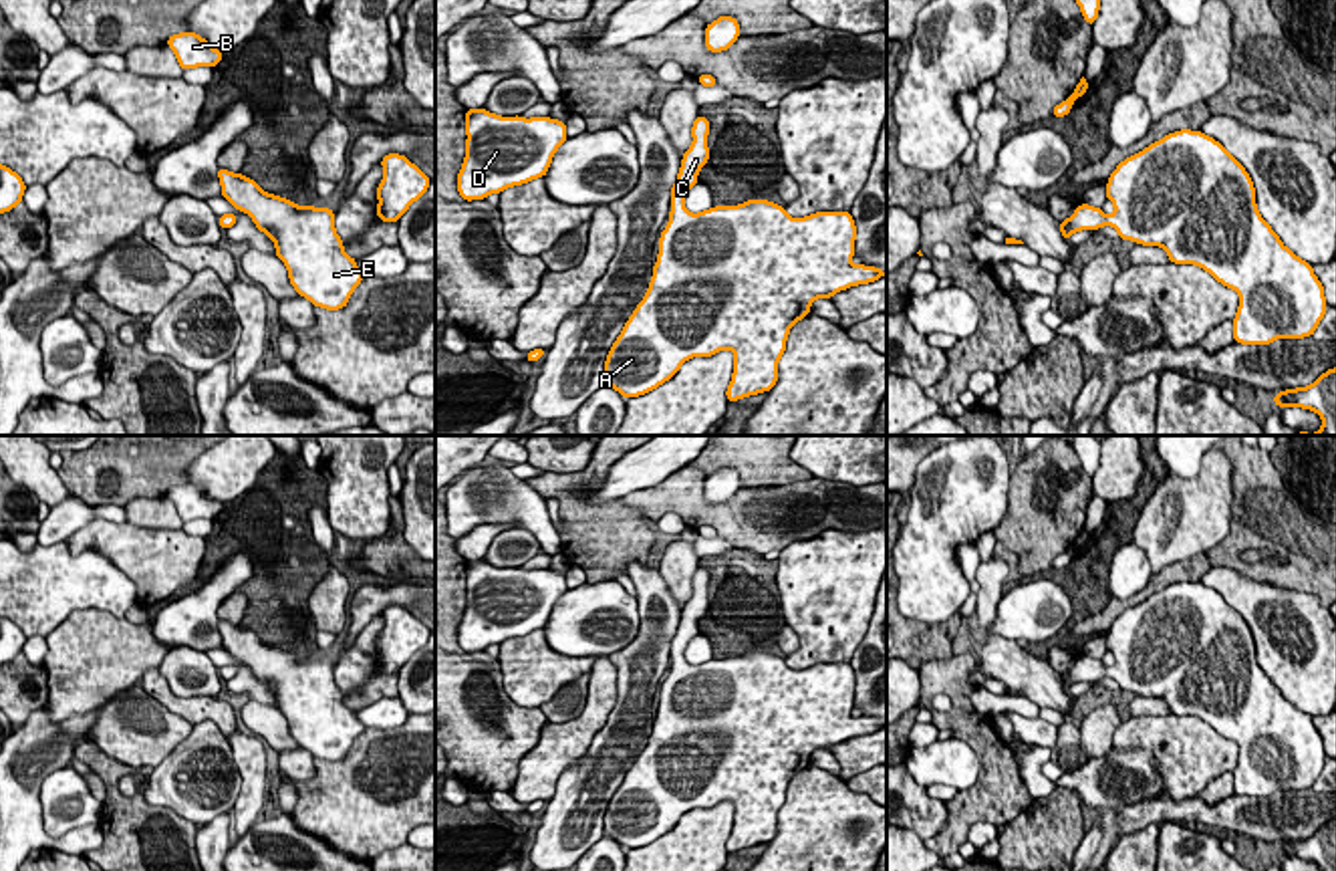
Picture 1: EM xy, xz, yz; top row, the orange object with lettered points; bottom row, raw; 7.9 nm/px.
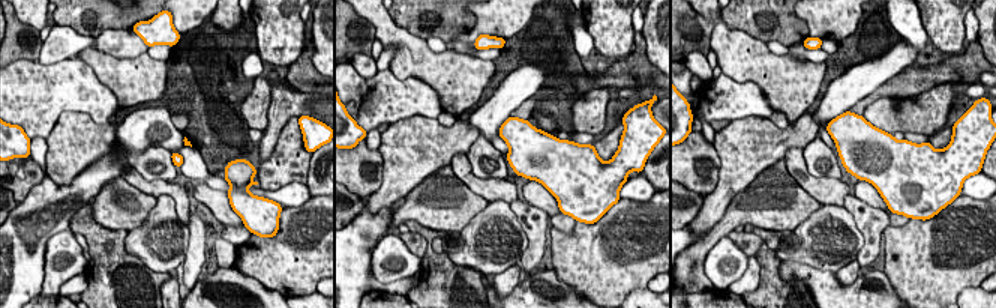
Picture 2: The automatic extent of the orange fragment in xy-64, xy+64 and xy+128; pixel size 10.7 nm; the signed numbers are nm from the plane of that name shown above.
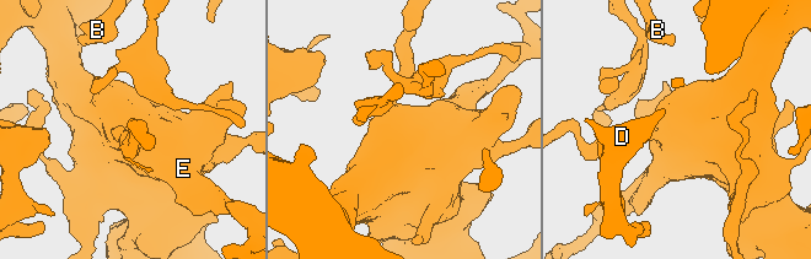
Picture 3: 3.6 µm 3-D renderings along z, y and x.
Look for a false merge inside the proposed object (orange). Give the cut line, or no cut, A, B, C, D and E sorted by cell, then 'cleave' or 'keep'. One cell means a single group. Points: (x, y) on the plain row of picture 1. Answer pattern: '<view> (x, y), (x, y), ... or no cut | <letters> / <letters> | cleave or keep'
no cut | A B C D E | keep

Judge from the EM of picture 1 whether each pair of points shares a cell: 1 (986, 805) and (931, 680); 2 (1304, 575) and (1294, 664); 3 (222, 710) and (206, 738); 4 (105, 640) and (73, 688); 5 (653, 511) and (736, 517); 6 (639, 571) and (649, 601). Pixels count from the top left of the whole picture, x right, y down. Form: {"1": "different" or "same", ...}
{"1": "same", "2": "different", "3": "different", "4": "same", "5": "same", "6": "same"}

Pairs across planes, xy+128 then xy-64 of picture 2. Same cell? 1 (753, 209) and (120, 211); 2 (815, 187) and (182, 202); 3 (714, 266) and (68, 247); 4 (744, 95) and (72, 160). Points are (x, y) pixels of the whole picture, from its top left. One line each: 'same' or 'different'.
1: same
2: same
3: same
4: different

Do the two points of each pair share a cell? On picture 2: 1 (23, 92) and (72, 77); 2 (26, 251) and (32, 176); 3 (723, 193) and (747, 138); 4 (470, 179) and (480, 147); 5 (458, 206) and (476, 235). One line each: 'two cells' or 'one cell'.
1: one cell
2: two cells
3: one cell
4: two cells
5: two cells

